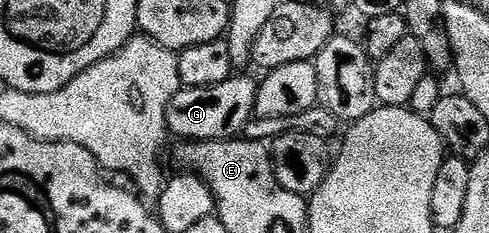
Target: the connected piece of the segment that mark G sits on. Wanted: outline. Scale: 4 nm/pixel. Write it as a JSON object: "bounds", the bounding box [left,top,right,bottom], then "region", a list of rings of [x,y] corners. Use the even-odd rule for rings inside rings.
{"bounds":[166,73,258,141],"region":[[[235,73],[230,78],[220,81],[220,85],[207,87],[183,87],[172,97],[166,111],[166,126],[171,136],[179,135],[182,141],[205,141],[208,139],[229,139],[237,136],[254,115],[254,102],[258,92],[258,83],[250,80],[246,73]]]}

